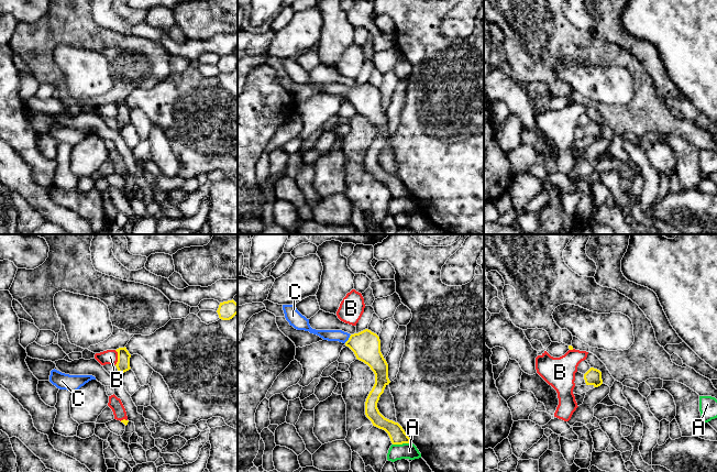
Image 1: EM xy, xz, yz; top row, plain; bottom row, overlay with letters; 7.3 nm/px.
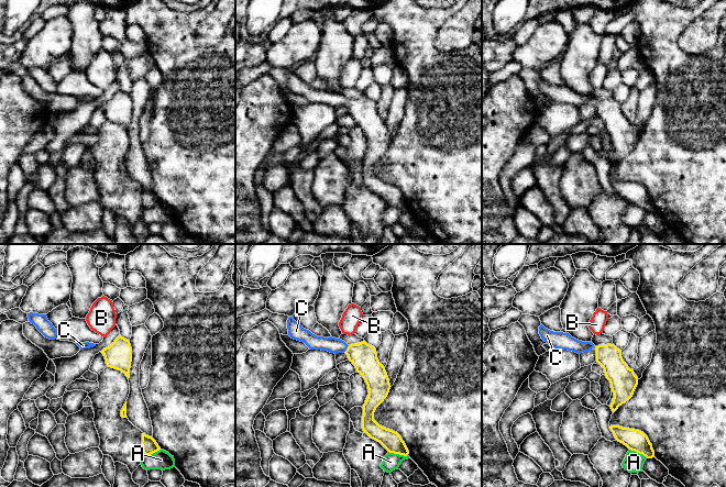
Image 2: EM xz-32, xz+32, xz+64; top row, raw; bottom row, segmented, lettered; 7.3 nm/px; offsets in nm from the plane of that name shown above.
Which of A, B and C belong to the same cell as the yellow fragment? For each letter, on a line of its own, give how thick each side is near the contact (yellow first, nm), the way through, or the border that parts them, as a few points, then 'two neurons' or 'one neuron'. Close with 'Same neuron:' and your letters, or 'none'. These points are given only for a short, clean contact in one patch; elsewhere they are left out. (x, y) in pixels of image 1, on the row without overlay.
A: calibres 120 and 110 nm; border xz (410, 195), (393, 198); two neurons
B: calibres 100 and 110 nm; two neurons
C: calibres 200 and 90 nm; way xz (365, 98), (349, 92), (340, 89); one neuron
Same neuron: C

